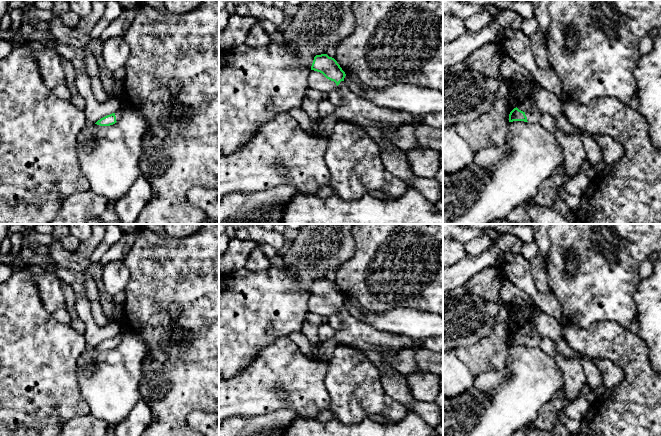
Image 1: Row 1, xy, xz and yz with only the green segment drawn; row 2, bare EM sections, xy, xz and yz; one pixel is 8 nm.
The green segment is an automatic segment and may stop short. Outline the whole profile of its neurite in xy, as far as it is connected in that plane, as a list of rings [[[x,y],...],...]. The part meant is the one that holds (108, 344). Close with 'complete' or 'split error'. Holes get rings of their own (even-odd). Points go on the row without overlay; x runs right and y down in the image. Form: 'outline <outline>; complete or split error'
outline [[[122,322],[120,323],[120,332],[115,337],[112,337],[110,339],[107,339],[100,344],[98,344],[95,348],[100,350],[110,350],[115,348],[117,345],[120,344],[122,340],[122,336],[128,331],[127,326]]]; split error

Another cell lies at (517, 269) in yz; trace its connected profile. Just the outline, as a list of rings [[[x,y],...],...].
[[[507,253],[502,263],[506,277],[516,287],[529,294],[534,304],[544,313],[552,316],[565,325],[567,322],[562,314],[561,303],[551,291],[540,292],[534,283],[530,261],[522,254]]]

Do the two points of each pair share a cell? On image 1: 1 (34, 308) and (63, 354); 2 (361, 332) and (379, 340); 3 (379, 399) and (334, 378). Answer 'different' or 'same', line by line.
1: same
2: same
3: same

